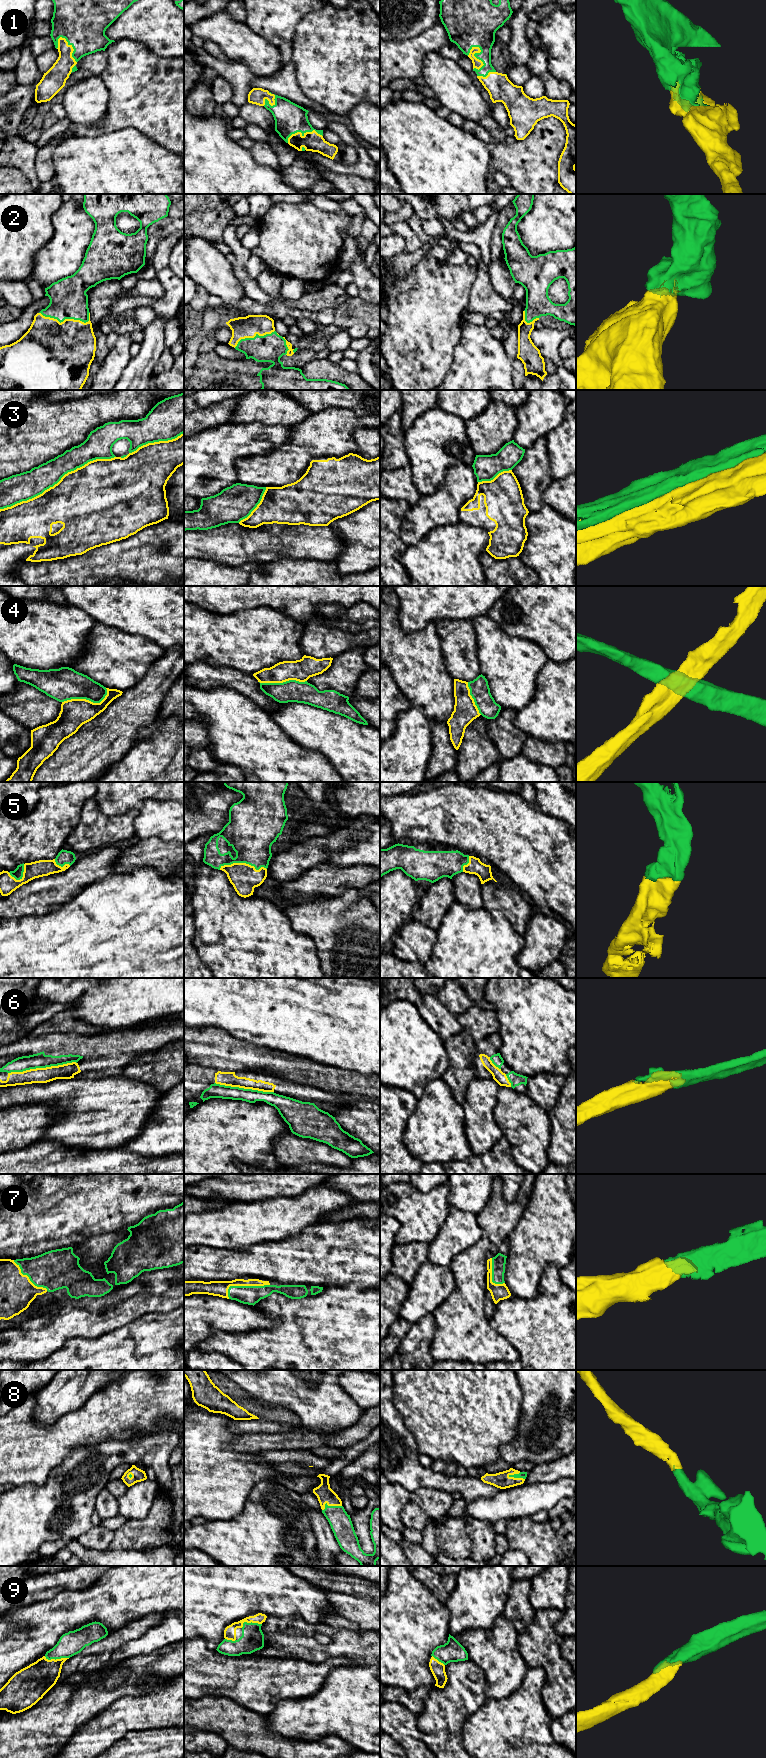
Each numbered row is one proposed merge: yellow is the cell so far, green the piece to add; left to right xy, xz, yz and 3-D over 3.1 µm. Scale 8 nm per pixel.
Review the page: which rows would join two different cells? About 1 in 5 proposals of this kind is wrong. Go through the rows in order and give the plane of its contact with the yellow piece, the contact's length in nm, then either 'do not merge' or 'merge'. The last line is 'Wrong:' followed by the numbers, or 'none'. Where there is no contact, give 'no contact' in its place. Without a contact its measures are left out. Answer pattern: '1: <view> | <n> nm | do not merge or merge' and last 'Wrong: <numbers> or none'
1: yz | 200 nm | merge
2: xy | 420 nm | merge
3: xy | 1000 nm | do not merge
4: xy | 380 nm | do not merge
5: xz | 380 nm | merge
6: xy | 550 nm | merge
7: xz | 360 nm | merge
8: yz | 140 nm | merge
9: xy | 200 nm | merge
Wrong: 3, 4

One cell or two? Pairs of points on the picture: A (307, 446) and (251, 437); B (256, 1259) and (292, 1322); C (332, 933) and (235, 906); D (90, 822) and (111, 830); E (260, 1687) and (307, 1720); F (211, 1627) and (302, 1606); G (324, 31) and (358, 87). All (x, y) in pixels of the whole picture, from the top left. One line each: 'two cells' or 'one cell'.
A: two cells
B: two cells
C: two cells
D: one cell
E: two cells
F: one cell
G: one cell

